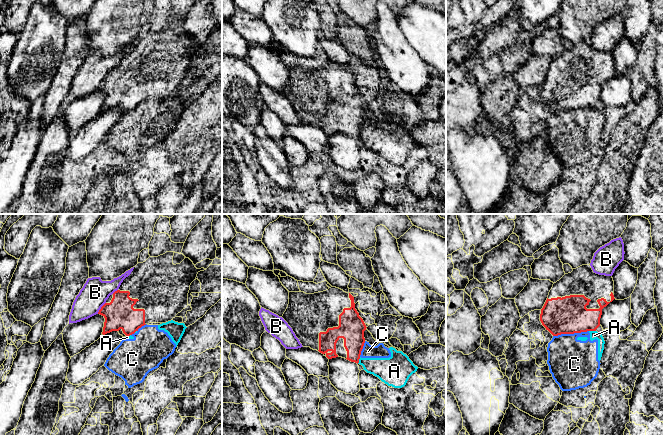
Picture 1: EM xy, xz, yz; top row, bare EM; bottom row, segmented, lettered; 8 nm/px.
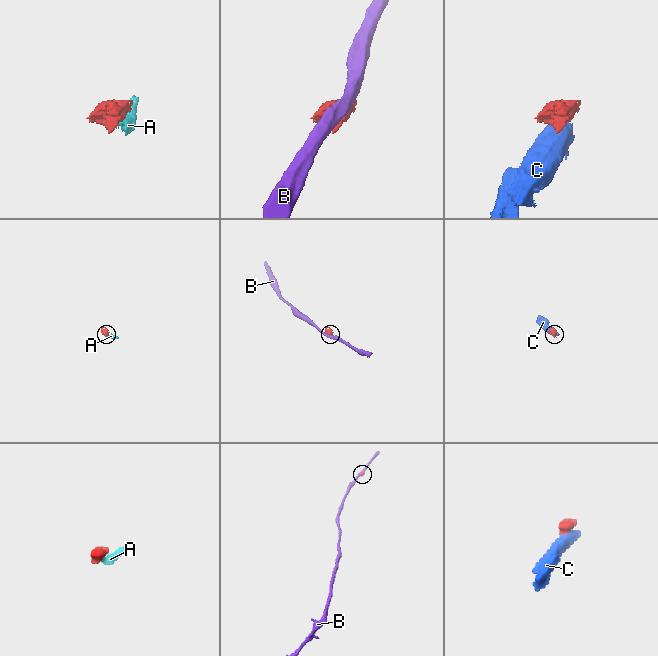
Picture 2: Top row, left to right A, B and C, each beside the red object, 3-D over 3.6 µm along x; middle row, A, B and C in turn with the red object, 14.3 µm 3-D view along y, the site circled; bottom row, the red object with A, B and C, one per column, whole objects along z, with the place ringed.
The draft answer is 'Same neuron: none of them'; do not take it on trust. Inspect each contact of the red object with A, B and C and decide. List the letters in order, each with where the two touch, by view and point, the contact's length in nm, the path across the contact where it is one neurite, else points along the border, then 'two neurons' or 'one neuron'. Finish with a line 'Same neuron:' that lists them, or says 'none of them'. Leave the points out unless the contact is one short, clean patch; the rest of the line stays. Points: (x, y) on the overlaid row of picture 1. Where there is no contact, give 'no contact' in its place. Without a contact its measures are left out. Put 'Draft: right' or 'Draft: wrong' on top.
Draft: right
A: xz (358, 360) | 60 nm | along xz (360, 357), (357, 363) | two neurons
B: xy (101, 308) | 120 nm | along xy (105, 302), (97, 313) | two neurons
C: yz (570, 333) | 300 nm | two neurons
Same neuron: none of them

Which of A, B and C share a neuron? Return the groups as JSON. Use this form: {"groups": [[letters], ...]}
{"groups": [["A", "C"], ["B"]]}

